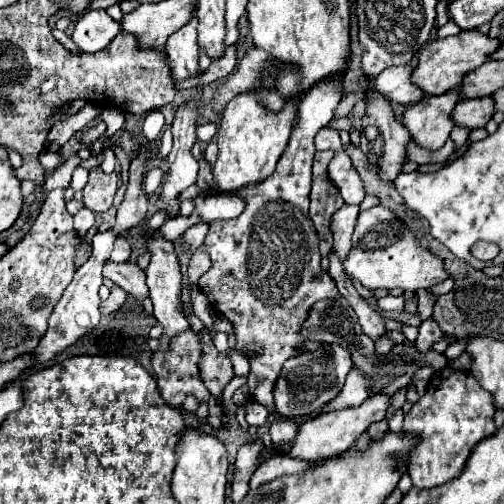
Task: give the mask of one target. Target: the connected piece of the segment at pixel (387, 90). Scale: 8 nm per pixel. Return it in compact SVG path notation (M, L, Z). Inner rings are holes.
M399 65L399 67L391 67L391 69L385 69L379 77L371 79L369 87L379 91L381 95L389 97L391 101L395 103L401 103L401 105L413 105L417 101L423 99L423 91L411 81L411 75L413 75L413 69L411 65Z

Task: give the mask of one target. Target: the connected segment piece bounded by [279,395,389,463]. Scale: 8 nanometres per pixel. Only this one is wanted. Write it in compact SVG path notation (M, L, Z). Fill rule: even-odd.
M373 395L369 397L363 405L351 407L351 409L341 409L341 411L331 411L331 413L321 413L315 419L309 419L301 425L299 433L295 435L293 441L283 443L279 451L291 459L301 459L301 461L325 461L329 457L337 457L345 453L365 431L373 421L381 421L387 413L389 407L389 397L387 395Z

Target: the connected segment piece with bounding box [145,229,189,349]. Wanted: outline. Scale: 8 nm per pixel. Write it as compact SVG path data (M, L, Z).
M153 229L147 233L147 253L151 255L151 263L147 267L147 287L151 289L149 297L153 301L153 315L155 319L163 325L165 333L159 341L149 337L147 339L147 345L149 349L157 349L157 347L165 347L169 343L169 339L181 331L187 331L189 329L189 323L185 319L185 315L181 313L181 303L179 303L179 289L181 289L181 265L179 265L179 259L177 259L177 253L175 253L175 243L173 241L167 241L165 237L159 235L159 229Z

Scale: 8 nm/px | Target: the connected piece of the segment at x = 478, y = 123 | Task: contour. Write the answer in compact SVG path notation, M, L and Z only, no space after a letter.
M491 97L461 99L453 111L453 121L457 125L479 129L479 127L487 125L487 121L493 117L493 113L495 113L495 101L491 101Z

